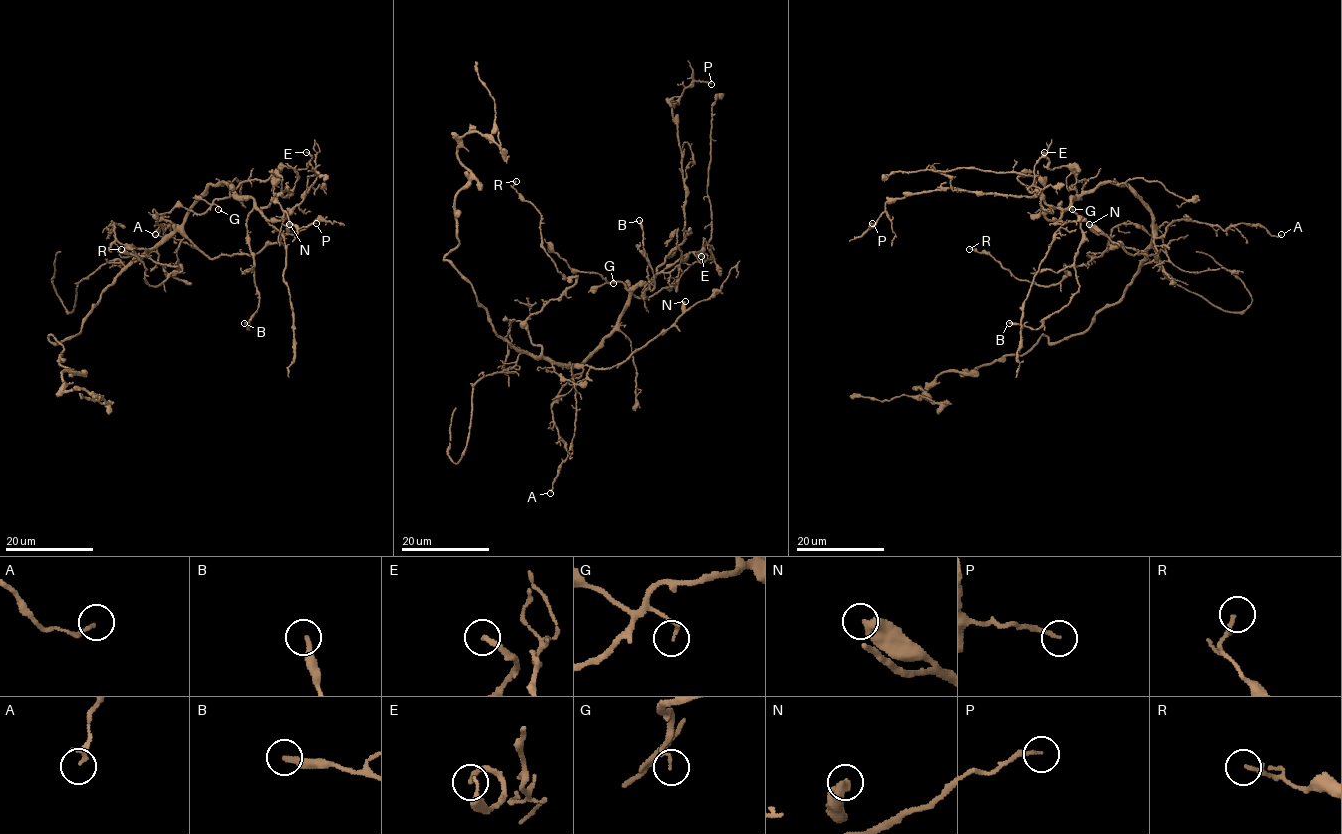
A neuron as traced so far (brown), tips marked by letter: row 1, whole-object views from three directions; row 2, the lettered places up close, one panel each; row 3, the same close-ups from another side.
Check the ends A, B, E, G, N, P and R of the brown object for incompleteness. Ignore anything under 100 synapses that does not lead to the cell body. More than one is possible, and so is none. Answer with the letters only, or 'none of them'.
none of them

